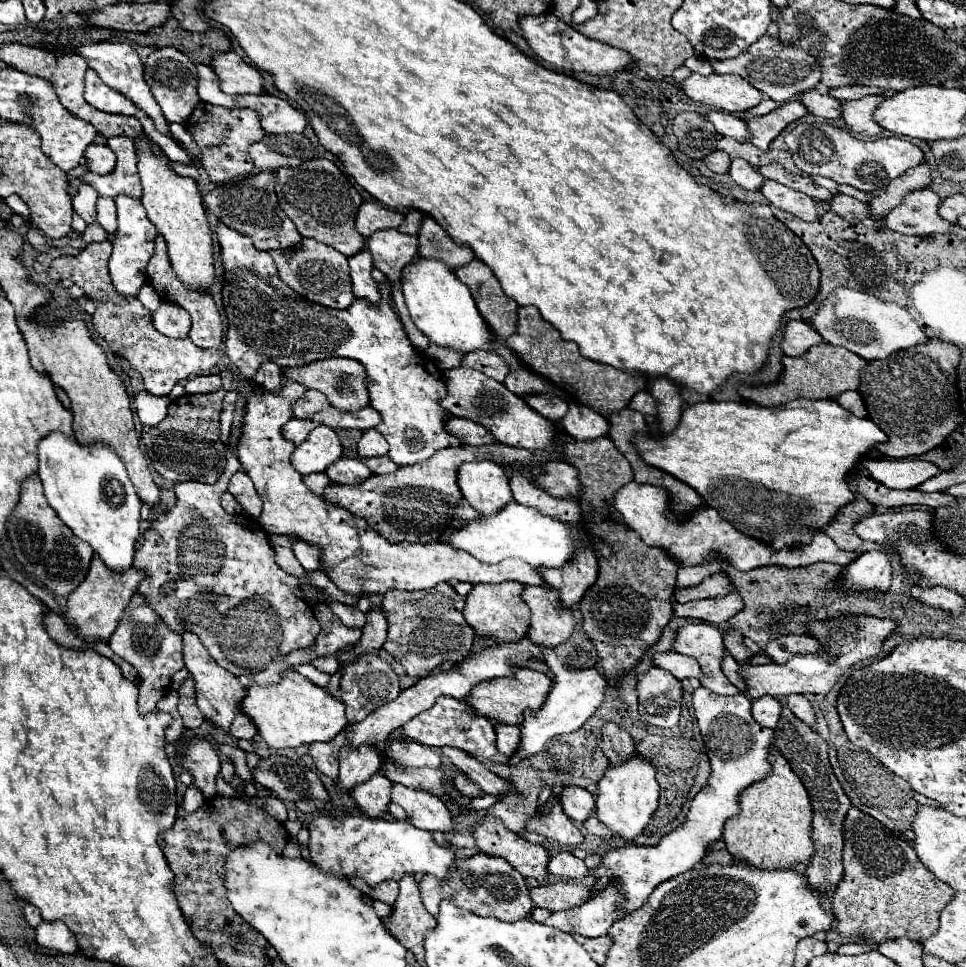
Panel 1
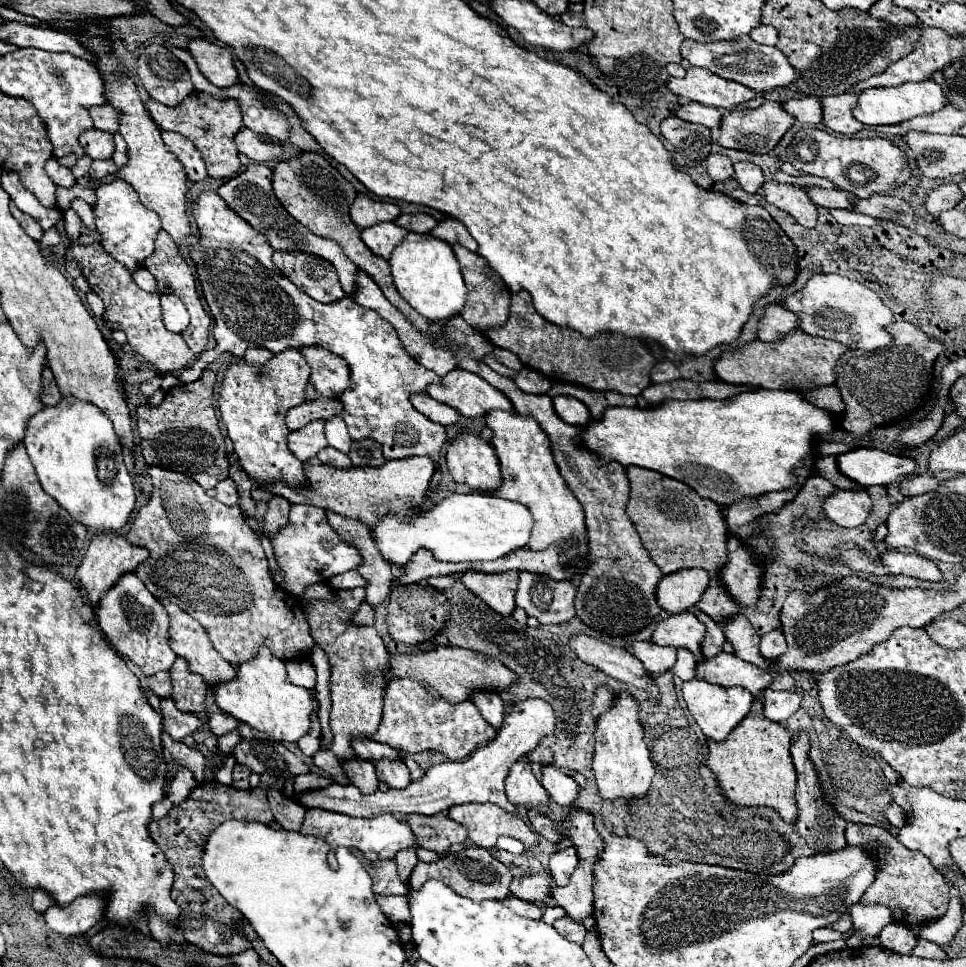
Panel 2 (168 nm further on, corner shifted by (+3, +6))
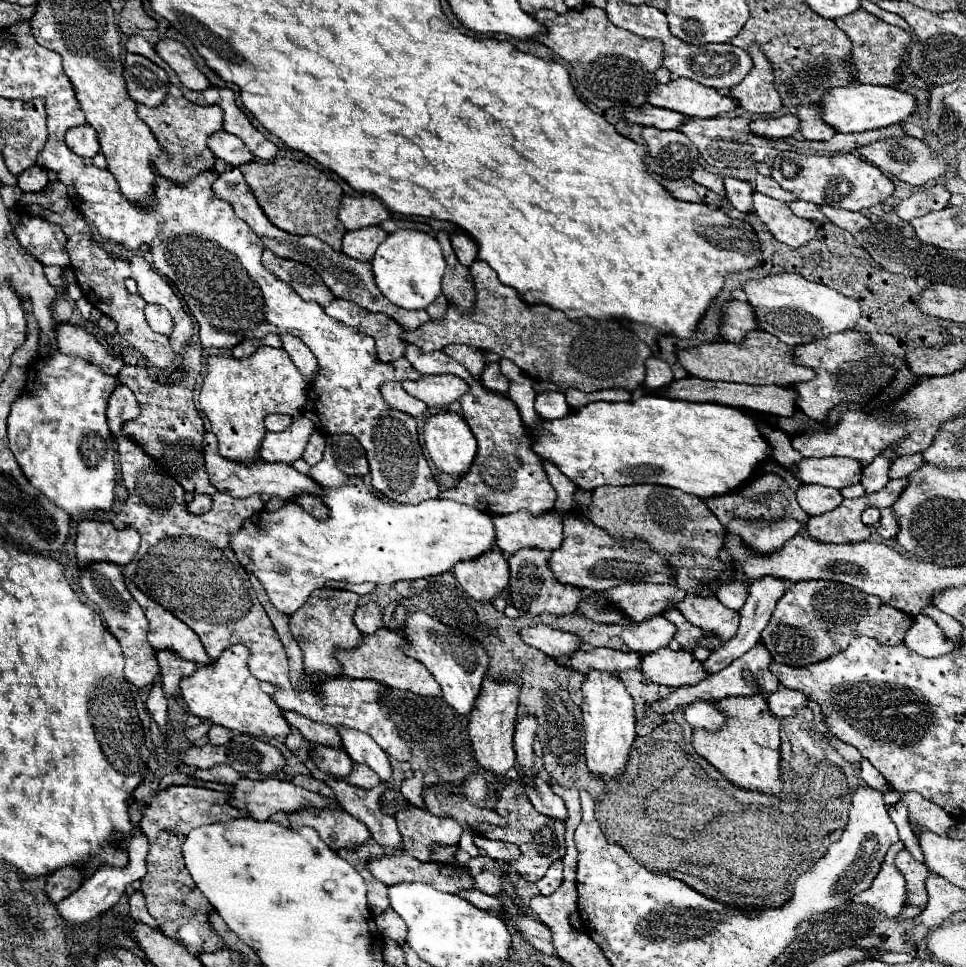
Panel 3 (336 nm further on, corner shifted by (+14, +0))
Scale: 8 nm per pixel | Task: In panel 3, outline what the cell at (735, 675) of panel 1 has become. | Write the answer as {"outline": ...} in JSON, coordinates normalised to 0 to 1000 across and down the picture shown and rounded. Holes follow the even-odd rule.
{"outline":[[[696,629],[696,633],[692,633],[692,637],[687,637],[687,639],[692,639],[696,645],[702,647],[702,654],[698,660],[704,664],[704,668],[708,672],[718,672],[720,666],[725,662],[729,662],[729,658],[731,658],[731,654],[727,649],[716,647],[712,641],[708,641],[708,637],[704,633],[700,633],[700,629]]]}

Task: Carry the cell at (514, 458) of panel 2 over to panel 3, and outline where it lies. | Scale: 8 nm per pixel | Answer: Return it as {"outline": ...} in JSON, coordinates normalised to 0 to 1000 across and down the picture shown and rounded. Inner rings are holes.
{"outline":[[[420,354],[418,368],[437,389],[470,387],[487,397],[487,405],[480,410],[478,430],[495,455],[495,469],[493,476],[489,478],[489,484],[476,494],[474,503],[458,509],[455,513],[484,523],[493,523],[505,532],[532,532],[545,527],[557,536],[571,529],[576,521],[576,509],[567,501],[561,476],[551,465],[547,447],[538,434],[538,426],[534,418],[530,418],[530,414],[526,414],[526,410],[522,407],[503,403],[497,397],[497,393],[484,387],[484,383],[480,383],[478,376],[474,376],[460,364],[439,364],[431,360],[431,356]]]}

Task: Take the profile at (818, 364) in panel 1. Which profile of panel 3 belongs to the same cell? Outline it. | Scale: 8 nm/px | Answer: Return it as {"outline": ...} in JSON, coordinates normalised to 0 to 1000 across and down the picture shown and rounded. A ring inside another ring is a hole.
{"outline":[[[783,341],[770,350],[768,356],[758,354],[737,354],[727,356],[716,362],[702,364],[704,376],[712,387],[727,393],[749,393],[749,395],[770,395],[770,397],[801,397],[801,399],[822,399],[826,395],[839,395],[845,389],[845,383],[824,376],[822,360],[807,354],[803,347]]]}

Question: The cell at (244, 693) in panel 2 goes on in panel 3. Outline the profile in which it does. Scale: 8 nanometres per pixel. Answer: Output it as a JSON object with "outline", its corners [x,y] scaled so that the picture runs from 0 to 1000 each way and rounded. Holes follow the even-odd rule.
{"outline":[[[253,666],[234,670],[230,678],[219,685],[219,689],[205,691],[197,701],[190,701],[186,707],[188,724],[201,740],[219,749],[277,765],[296,763],[300,759],[300,751],[294,745],[290,730],[280,718],[269,714],[269,703],[265,703],[265,699],[257,693],[257,676],[259,674]]]}

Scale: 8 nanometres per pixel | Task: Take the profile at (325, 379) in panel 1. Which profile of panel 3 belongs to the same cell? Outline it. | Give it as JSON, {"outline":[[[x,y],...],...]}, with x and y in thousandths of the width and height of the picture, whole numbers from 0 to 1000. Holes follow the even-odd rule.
{"outline":[[[290,347],[292,350],[292,356],[294,356],[294,362],[300,366],[302,374],[308,378],[311,387],[315,389],[315,393],[319,397],[325,395],[325,389],[329,387],[329,372],[325,370],[325,366],[315,358],[315,354],[306,352],[306,347]]]}

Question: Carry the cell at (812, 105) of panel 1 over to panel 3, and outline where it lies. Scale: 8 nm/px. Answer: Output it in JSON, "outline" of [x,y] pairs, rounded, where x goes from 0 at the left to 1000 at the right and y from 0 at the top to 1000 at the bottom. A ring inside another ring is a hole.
{"outline":[[[812,118],[803,122],[787,122],[778,126],[778,137],[795,143],[818,143],[828,134],[828,122],[824,118]]]}

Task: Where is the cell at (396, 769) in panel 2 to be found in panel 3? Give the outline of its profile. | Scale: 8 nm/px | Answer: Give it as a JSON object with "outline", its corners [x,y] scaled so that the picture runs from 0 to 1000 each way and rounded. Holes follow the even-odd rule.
{"outline":[[[352,753],[352,761],[356,765],[358,780],[369,790],[383,792],[391,800],[393,807],[406,805],[406,790],[404,790],[402,780],[395,774],[391,774],[391,769],[381,759],[375,759],[362,753]]]}

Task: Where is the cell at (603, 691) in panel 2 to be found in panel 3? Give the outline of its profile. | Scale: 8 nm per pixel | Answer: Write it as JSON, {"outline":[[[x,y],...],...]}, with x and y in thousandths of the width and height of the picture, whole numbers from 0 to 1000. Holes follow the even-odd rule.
{"outline":[[[594,695],[594,697],[590,699],[588,706],[590,722],[599,731],[602,729],[602,711],[600,711],[600,709],[602,709],[602,705],[605,705],[605,697]],[[596,697],[598,697],[598,699],[596,699]]]}

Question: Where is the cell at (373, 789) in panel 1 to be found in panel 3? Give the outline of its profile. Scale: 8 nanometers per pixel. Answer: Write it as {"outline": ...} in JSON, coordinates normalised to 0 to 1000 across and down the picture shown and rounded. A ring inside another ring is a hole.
{"outline":[[[327,771],[327,778],[323,780],[325,784],[325,790],[337,798],[337,800],[344,800],[348,805],[358,805],[362,802],[364,794],[366,794],[366,788],[358,782],[356,776],[352,774],[335,774],[335,771]]]}

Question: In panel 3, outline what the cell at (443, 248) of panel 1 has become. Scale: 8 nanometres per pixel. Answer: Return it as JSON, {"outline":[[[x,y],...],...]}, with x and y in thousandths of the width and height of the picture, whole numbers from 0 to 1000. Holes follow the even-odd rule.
{"outline":[[[468,240],[468,242],[466,242],[466,250],[468,250],[468,256],[470,256],[472,267],[476,269],[476,273],[487,275],[487,273],[493,269],[495,254],[493,254],[491,248],[484,246],[480,240]]]}

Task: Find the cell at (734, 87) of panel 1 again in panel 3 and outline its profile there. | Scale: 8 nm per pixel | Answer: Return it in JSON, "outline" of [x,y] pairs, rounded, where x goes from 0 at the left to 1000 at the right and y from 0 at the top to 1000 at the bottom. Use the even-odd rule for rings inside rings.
{"outline":[[[712,81],[681,87],[671,97],[671,105],[675,110],[692,112],[714,122],[739,122],[762,112],[762,103],[758,99],[749,99],[747,95],[720,87],[718,83]]]}

